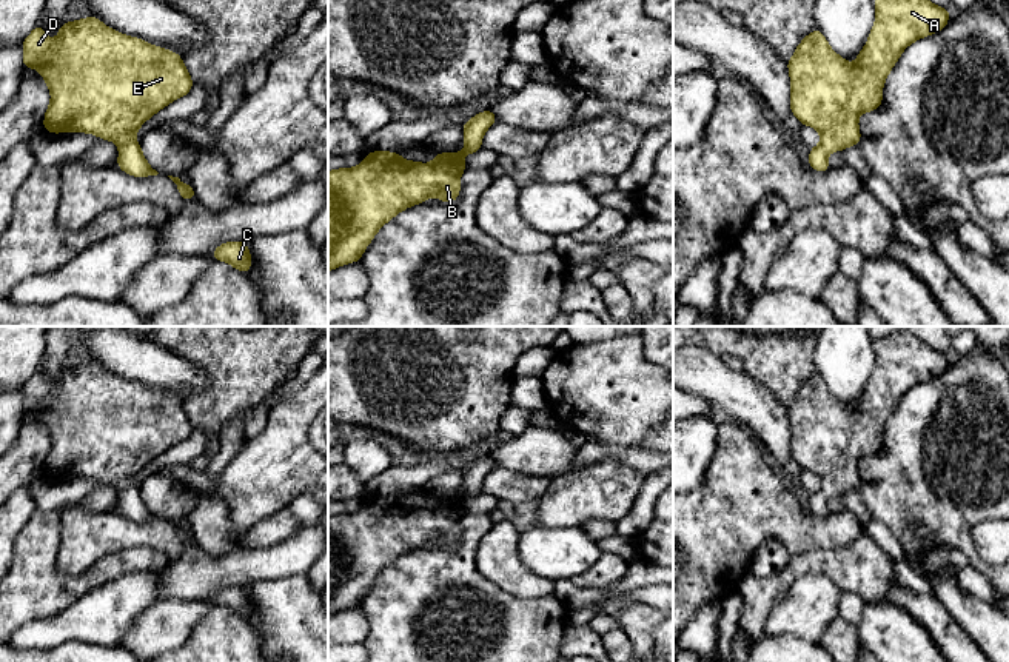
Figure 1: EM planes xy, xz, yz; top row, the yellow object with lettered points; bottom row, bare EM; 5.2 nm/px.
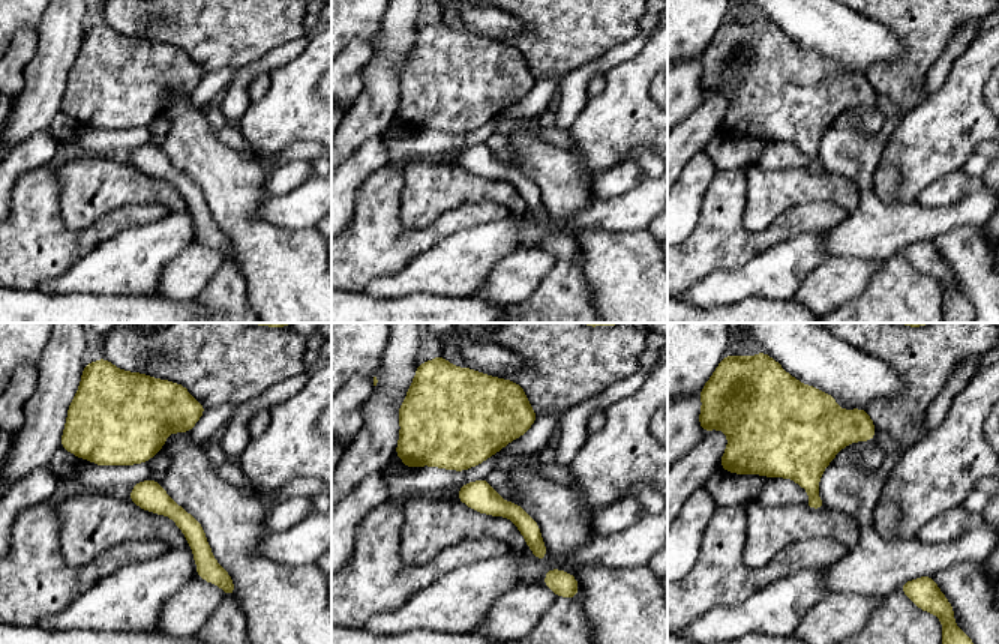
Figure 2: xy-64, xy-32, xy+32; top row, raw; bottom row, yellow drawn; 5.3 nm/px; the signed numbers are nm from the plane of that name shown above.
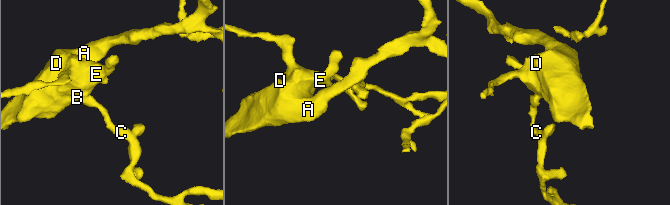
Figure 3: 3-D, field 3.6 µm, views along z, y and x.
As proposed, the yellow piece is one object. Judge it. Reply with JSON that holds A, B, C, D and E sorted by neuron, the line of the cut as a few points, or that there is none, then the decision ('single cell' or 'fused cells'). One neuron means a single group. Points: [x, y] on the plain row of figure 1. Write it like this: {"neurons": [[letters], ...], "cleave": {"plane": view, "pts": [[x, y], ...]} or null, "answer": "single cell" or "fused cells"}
{"neurons": [["A", "B", "C", "D", "E"]], "cleave": null, "answer": "single cell"}

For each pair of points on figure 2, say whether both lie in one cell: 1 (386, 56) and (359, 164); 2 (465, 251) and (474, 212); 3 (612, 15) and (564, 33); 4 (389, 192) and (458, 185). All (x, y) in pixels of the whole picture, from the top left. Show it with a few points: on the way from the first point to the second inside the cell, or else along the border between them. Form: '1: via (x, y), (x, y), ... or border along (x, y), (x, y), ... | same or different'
1: border along (381, 134), (366, 140), (347, 159) | different
2: border along (506, 216), (458, 230), (440, 240) | different
3: via (600, 17), (593, 17), (585, 24), (576, 26) | same
4: border along (401, 165), (402, 195), (399, 221), (404, 225) | different

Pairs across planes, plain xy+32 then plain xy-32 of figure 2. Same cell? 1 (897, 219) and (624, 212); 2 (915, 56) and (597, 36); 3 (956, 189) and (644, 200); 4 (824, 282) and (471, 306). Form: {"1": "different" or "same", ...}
{"1": "same", "2": "same", "3": "different", "4": "different"}

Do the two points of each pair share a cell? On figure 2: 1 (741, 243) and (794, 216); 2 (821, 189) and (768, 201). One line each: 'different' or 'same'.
1: same
2: same

